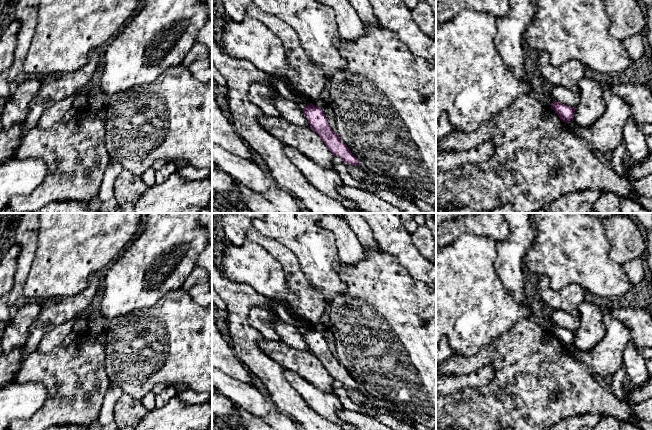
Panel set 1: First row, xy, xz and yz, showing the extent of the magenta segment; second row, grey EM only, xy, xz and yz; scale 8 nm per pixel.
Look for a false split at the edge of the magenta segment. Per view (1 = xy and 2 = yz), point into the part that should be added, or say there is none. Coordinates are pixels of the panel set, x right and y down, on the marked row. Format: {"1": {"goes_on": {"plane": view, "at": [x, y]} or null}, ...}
{"1": {"goes_on": null}, "2": {"goes_on": null}}

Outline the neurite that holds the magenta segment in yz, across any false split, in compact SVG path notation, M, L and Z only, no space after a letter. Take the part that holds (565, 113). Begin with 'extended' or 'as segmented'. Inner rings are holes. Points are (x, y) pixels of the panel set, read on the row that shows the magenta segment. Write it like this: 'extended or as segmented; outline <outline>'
as segmented; outline M554 101L550 107L553 109L563 122L573 121L575 108Z

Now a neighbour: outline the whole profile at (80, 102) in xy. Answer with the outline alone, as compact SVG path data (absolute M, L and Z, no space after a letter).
M82 91L75 93L74 97L75 97L75 100L74 100L72 108L76 110L81 110L87 107L87 103L88 103L87 98Z

